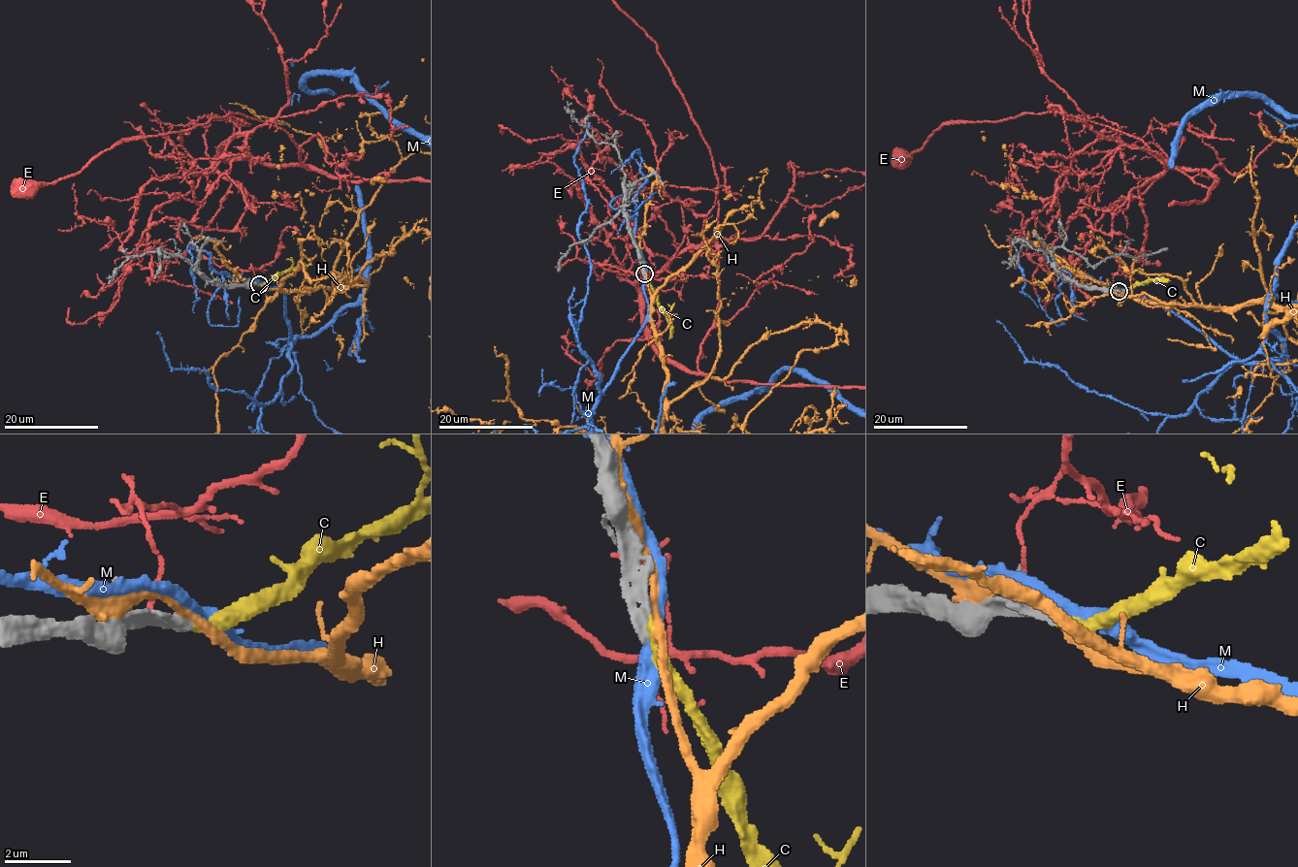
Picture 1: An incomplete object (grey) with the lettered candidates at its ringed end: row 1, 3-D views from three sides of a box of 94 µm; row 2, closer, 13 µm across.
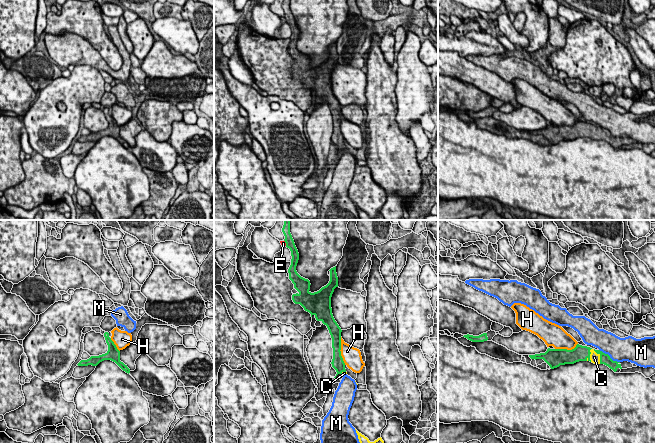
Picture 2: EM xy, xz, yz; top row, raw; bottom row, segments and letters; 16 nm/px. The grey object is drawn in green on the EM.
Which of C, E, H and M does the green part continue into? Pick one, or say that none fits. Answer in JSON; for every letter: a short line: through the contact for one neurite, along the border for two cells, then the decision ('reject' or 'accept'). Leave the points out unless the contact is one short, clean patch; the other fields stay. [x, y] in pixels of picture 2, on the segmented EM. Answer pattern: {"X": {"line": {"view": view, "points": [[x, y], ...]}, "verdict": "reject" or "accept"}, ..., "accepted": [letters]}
{"C": {"verdict": "accept"}, "E": {"verdict": "reject"}, "H": {"verdict": "reject"}, "M": {"verdict": "reject"}, "accepted": ["C"]}

